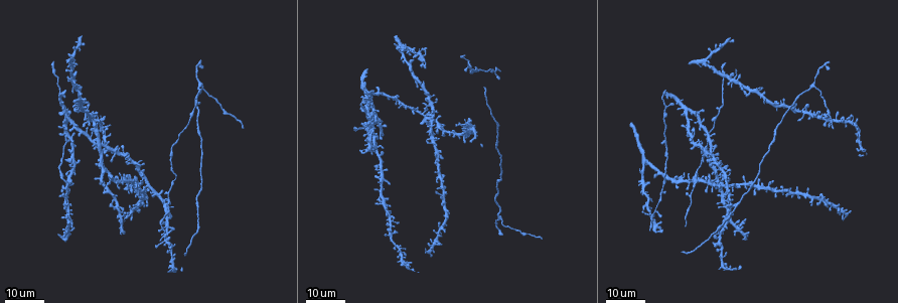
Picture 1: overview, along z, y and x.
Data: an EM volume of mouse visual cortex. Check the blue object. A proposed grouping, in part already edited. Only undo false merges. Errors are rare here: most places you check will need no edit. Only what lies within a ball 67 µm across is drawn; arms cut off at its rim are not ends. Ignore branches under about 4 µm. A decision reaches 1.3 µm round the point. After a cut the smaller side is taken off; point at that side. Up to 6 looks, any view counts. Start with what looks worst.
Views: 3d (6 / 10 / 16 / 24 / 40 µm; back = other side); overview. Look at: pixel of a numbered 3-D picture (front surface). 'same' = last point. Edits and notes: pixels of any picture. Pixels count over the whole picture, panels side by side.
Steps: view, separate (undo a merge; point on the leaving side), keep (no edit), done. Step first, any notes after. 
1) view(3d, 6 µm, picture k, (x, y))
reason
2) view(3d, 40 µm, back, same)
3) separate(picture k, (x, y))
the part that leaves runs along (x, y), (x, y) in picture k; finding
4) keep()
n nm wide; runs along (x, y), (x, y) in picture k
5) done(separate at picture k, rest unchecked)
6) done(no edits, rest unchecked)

view(3d, 16 µm, picture 1, (100, 163))
abrupt turn

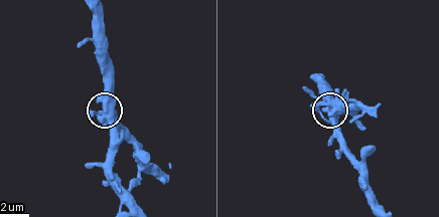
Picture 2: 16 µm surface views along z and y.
view(3d, 10 µm, same)

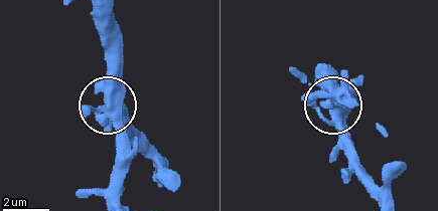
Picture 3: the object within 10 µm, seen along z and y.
keep()
500 nm wide; all the same cell

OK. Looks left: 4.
view(3d, 16 µm, picture 1, (66, 134))
thin arm on a thick one

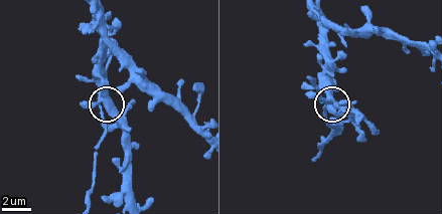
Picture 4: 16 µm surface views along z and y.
view(3d, 10 µm, picture 4, (324, 107))

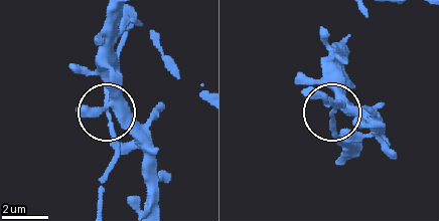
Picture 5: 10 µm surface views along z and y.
view(3d, 10 µm, back, picture 5, (332, 114))

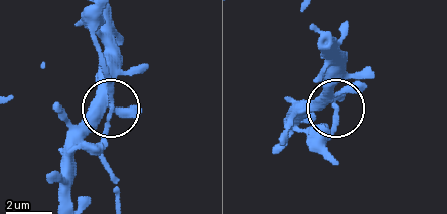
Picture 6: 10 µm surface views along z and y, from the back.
keep()
240 nm wide; all the same cell

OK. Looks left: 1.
done(no edits, rest unchecked)

